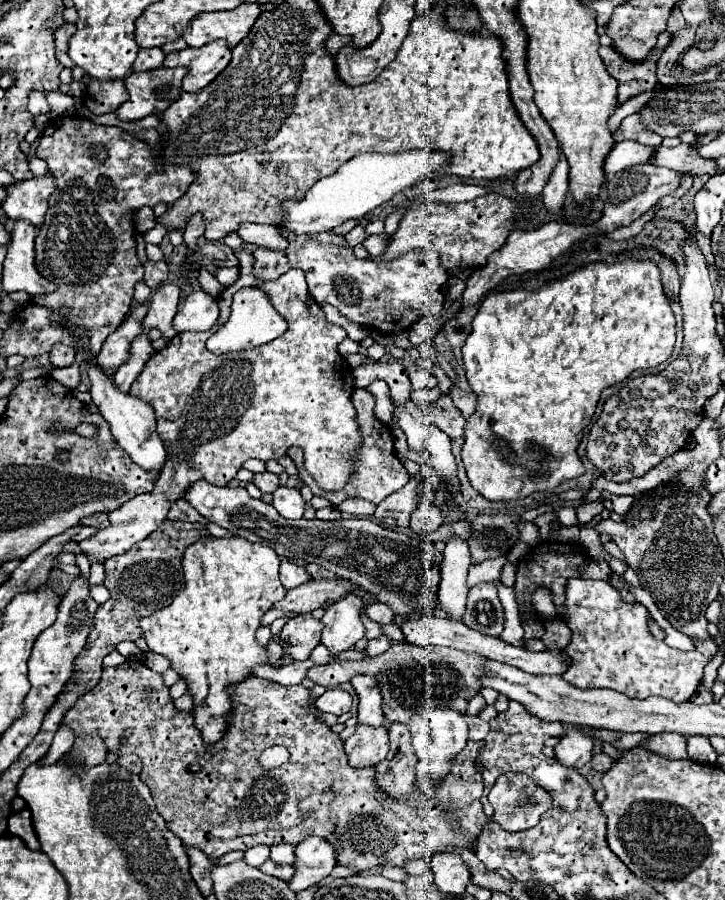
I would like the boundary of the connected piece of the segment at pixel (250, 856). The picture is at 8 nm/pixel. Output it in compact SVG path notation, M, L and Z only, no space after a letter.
M257 845L257 847L253 847L253 849L247 849L245 855L243 855L243 859L245 859L247 865L251 865L251 867L259 867L261 863L265 863L265 861L269 859L269 847L265 847L265 845Z

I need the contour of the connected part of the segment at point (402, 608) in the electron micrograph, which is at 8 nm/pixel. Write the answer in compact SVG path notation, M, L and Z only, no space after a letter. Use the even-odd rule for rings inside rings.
M205 479L195 481L183 499L207 521L217 523L233 535L263 543L281 557L303 559L333 571L337 579L345 579L373 595L377 603L385 603L397 619L419 619L423 613L433 611L441 579L441 551L417 535L397 533L371 519L285 519L273 505L253 499L243 487L215 487Z

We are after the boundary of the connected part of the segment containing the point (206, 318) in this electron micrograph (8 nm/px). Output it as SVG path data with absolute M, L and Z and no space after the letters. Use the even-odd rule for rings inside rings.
M193 291L185 297L185 303L179 305L173 319L177 333L185 331L209 331L219 319L217 299L205 291Z

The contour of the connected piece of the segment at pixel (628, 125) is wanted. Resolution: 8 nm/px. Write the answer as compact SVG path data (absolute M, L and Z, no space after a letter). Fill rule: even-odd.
M637 113L623 119L623 123L619 127L619 133L625 139L637 141L641 145L651 145L651 147L659 147L661 145L661 137L659 135L653 135L653 131L645 131L645 127L641 127L641 117Z

